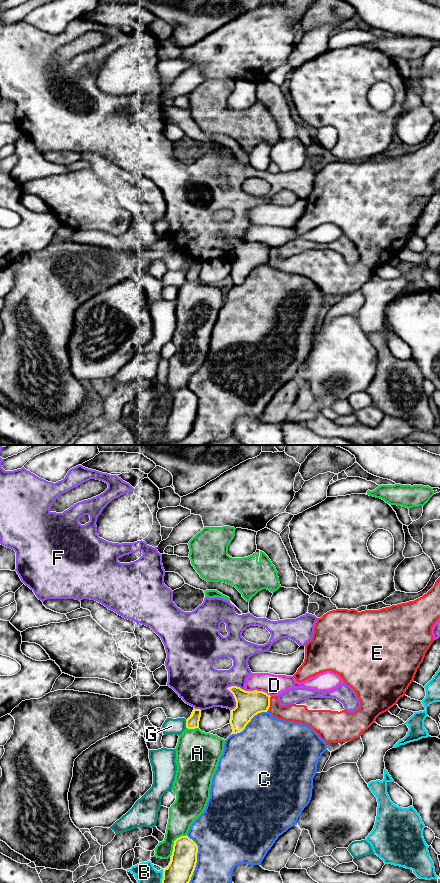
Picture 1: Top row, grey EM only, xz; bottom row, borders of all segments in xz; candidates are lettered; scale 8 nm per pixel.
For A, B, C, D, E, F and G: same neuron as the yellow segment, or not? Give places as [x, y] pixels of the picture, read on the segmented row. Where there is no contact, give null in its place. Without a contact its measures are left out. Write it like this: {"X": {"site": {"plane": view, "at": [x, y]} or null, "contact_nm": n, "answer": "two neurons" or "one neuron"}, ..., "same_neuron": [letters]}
{"A": {"site": {"plane": "xz", "at": [174, 842]}, "contact_nm": 220, "answer": "two neurons"}, "B": {"site": {"plane": "xz", "at": [163, 876]}, "contact_nm": 110, "answer": "two neurons"}, "C": {"site": {"plane": "xz", "at": [196, 858]}, "contact_nm": 380, "answer": "two neurons"}, "D": {"site": {"plane": "xz", "at": [256, 690]}, "contact_nm": 220, "answer": "two neurons"}, "E": {"site": {"plane": "xz", "at": [269, 703]}, "contact_nm": 120, "answer": "two neurons"}, "F": {"site": {"plane": "xz", "at": [233, 695]}, "contact_nm": 220, "answer": "two neurons"}, "G": {"site": {"plane": "xz", "at": [186, 724]}, "contact_nm": 60, "answer": "two neurons"}, "same_neuron": []}

